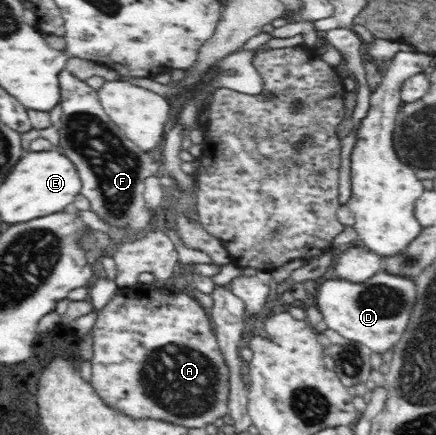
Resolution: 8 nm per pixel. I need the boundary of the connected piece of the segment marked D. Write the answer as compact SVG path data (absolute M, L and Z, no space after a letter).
M384 271L376 273L364 283L338 279L324 281L317 295L308 298L308 304L313 303L322 313L327 329L333 329L345 339L363 344L370 351L380 354L397 346L416 302L417 291L413 279Z

